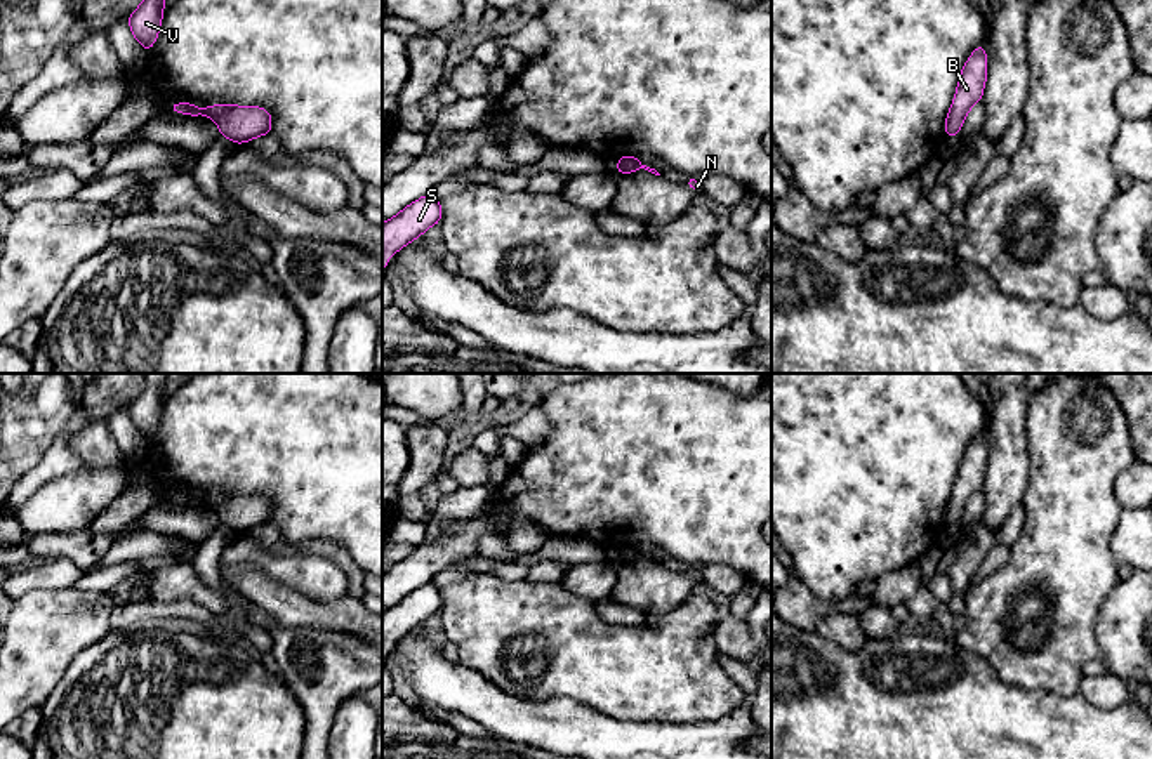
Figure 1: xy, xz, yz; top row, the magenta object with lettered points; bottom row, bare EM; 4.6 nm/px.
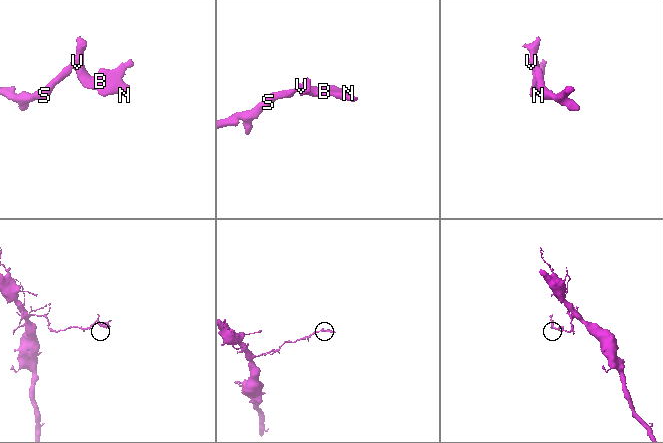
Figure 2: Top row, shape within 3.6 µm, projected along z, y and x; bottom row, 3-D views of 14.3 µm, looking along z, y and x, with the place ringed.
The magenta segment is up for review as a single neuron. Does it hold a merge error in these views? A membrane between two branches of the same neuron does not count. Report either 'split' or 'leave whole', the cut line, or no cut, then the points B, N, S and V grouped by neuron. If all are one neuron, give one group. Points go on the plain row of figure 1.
leave whole; no cut; B N S V

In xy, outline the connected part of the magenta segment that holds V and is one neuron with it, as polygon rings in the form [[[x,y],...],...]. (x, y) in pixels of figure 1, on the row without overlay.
[[[144,373],[146,386],[142,393],[129,405],[129,415],[136,429],[146,443],[158,429],[158,420],[163,405],[163,386],[169,373]]]

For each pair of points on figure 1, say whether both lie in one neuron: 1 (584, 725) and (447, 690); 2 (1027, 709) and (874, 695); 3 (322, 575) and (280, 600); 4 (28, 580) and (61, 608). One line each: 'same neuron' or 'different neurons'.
1: same neuron
2: same neuron
3: different neurons
4: different neurons

